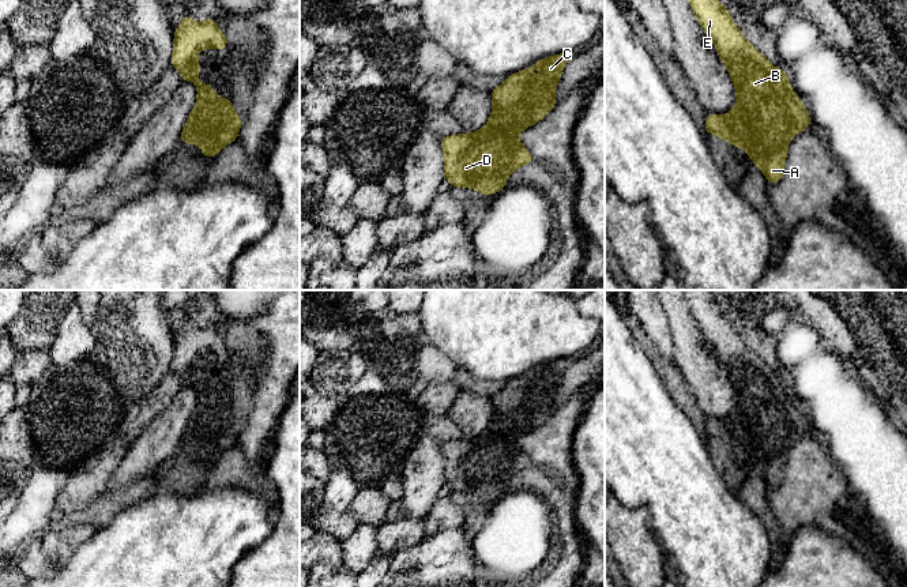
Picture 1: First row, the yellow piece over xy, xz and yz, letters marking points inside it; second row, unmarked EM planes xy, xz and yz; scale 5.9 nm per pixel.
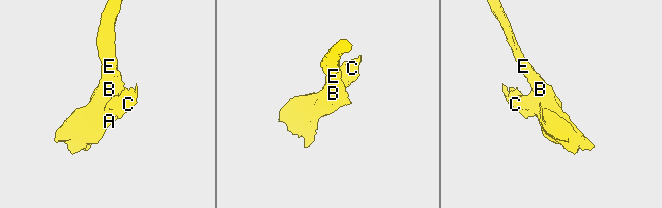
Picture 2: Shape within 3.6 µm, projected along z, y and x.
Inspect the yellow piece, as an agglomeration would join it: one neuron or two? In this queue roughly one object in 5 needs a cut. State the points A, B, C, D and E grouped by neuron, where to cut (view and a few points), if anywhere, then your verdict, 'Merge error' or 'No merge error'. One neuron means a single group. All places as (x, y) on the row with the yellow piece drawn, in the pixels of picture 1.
Groups: A B D E / C. Split along xy (187, 121), (204, 124), (210, 157). Merge error

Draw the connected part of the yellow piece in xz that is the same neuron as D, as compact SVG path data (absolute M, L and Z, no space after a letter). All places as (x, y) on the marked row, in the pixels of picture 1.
M492 95L493 110L486 125L471 133L441 138L444 178L452 188L473 188L493 195L505 188L507 177L535 162L519 142L520 129L501 95Z

